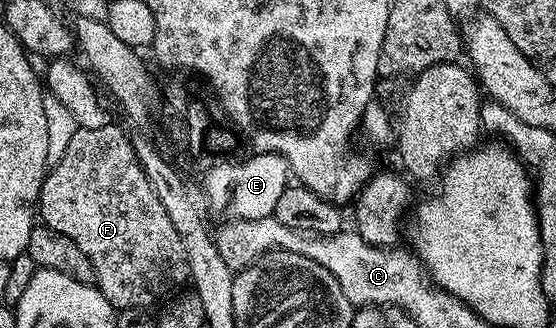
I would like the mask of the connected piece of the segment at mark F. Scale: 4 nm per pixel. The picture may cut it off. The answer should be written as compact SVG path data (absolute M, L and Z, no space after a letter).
M108 121L104 125L100 125L100 129L79 127L76 133L72 133L72 141L68 141L68 149L64 149L64 157L60 157L60 161L53 164L47 170L46 179L42 182L42 192L38 194L36 211L45 226L56 229L56 233L64 233L64 237L72 237L72 241L76 241L76 245L80 245L81 251L84 252L84 257L88 257L88 261L92 261L94 283L97 289L108 299L115 309L149 308L149 303L156 302L155 304L157 304L159 300L169 296L171 292L181 288L189 280L190 266L188 265L186 250L184 249L184 241L180 241L180 233L176 233L176 229L173 227L172 221L164 209L164 205L160 205L160 197L156 197L156 189L152 189L152 185L148 181L148 177L136 157L134 139L131 136L126 136L114 124L114 121Z

